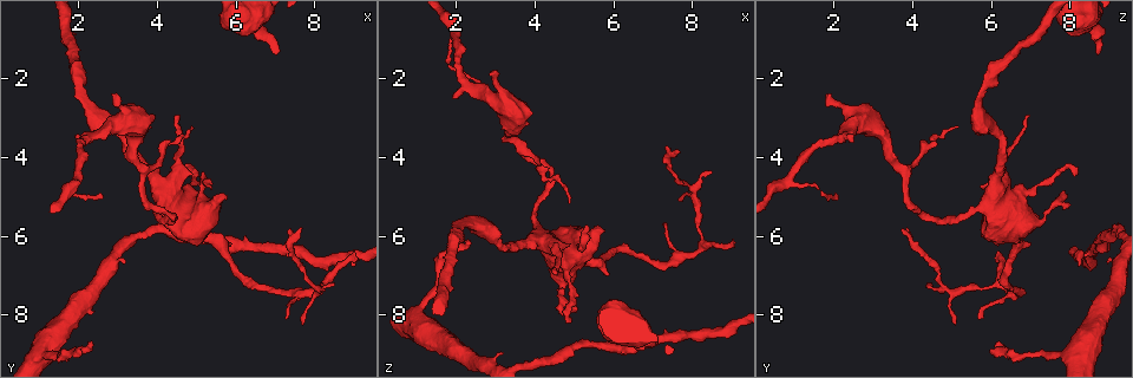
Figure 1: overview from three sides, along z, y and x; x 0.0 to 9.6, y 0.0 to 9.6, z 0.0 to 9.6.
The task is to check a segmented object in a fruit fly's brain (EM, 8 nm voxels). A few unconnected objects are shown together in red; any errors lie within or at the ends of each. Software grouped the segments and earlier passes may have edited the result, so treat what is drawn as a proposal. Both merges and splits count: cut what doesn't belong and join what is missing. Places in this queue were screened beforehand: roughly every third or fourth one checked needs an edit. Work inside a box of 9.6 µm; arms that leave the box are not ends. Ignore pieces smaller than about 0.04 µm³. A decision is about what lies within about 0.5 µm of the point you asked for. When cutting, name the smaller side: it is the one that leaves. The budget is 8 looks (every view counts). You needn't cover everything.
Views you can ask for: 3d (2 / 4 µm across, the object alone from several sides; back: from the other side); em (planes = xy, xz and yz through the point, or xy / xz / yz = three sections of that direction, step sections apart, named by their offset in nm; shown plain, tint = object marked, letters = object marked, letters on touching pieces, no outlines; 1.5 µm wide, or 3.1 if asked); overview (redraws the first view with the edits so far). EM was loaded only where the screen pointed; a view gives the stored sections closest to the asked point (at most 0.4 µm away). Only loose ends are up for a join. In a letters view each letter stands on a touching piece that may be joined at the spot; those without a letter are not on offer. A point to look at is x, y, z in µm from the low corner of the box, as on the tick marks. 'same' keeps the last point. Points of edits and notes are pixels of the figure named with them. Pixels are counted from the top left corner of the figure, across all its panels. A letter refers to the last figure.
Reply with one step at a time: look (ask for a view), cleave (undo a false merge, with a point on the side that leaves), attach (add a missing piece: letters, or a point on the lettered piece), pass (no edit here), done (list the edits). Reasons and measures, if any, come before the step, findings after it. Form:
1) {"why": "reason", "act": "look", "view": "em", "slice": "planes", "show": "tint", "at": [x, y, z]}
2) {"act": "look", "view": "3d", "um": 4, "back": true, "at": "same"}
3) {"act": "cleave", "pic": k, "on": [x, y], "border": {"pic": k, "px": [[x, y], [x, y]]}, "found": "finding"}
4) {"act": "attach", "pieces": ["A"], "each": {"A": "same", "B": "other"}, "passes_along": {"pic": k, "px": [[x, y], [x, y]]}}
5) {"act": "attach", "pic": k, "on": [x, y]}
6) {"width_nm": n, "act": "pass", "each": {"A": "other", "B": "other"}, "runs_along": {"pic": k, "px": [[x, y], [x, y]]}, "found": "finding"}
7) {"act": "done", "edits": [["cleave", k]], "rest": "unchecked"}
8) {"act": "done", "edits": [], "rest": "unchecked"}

{"why": "branch stops here", "act": "look", "view": "3d", "um": 4, "at": [2.00, 3.65, 2.50]}

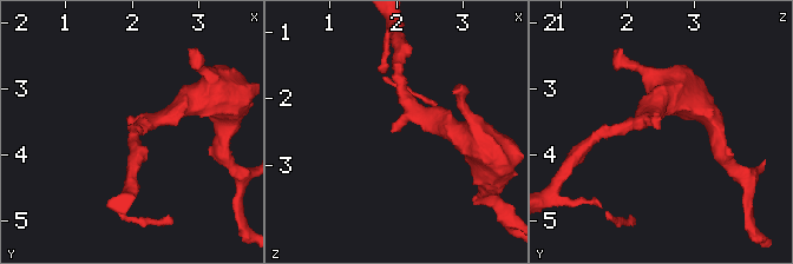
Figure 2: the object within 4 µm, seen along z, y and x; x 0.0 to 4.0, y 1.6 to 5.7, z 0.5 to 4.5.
{"arm_widths_nm": [200, 320], "act": "look", "view": "em", "slice": "xy", "step": 8, "show": "letters", "at": [2.00, 3.65, 2.45]}

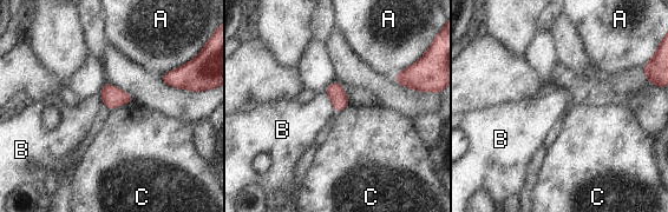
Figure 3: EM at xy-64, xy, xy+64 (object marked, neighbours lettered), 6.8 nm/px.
{"act": "look", "view": "em", "slice": "xz", "step": 4, "show": "letters", "at": "same"}

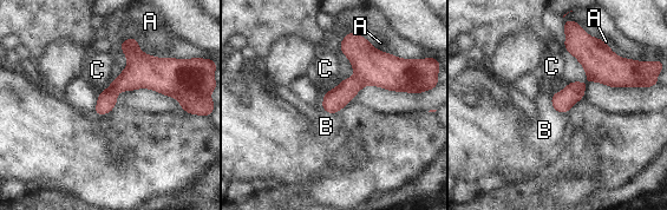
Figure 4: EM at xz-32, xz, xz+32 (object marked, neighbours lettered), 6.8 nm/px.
{"width_nm": 150, "act": "pass", "each": {"A": "other", "B": "other", "C": "other"}, "border": {"pic": 4, "px": [[115, 78], [106, 89]]}, "found": "none of them fits"}

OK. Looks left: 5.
{"why": "branch stops here", "act": "look", "view": "em", "slice": "planes", "show": "plain", "at": [7.00, 1.30, 8.65]}

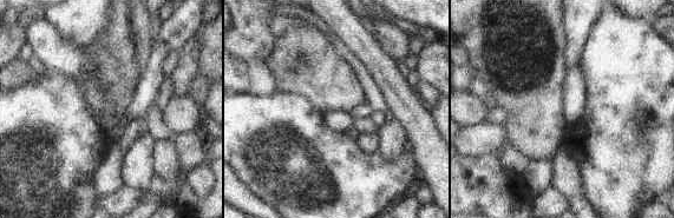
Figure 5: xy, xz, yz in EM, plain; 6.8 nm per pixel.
{"act": "look", "view": "em", "slice": "planes", "show": "letters", "at": "same"}

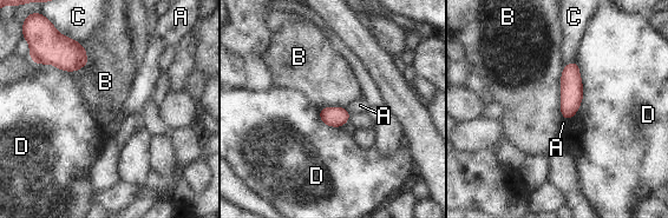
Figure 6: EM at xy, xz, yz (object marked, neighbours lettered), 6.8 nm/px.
{"act": "pass", "each": {"A": "other", "B": "other", "C": "other", "D": "other"}, "border": {"pic": 6, "px": [[563, 67], [561, 77], [562, 119]]}, "found": "no lettered piece goes on from it"}

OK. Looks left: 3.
{"why": "free end", "act": "look", "view": "3d", "um": 4, "at": [8.45, 7.20, 4.40]}

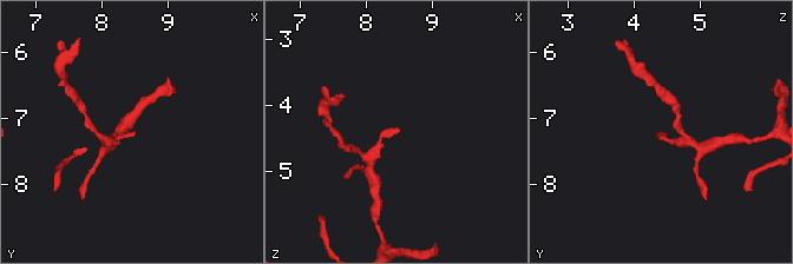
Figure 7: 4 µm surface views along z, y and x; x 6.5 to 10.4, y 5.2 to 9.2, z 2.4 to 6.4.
{"act": "look", "view": "em", "slice": "planes", "show": "letters", "at": [8.50, 7.20, 4.35]}

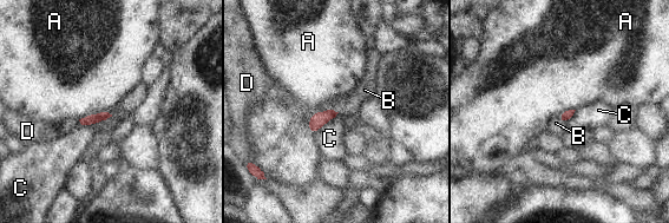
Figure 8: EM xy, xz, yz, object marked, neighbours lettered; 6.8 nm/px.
{"act": "pass", "each": {"A": "other", "B": "other", "C": "other", "D": "other"}, "border": {"pic": 8, "px": [[339, 112], [316, 111], [309, 132]]}, "found": "none of them fits"}

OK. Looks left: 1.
{"act": "done", "edits": [], "rest": "unchecked"}

